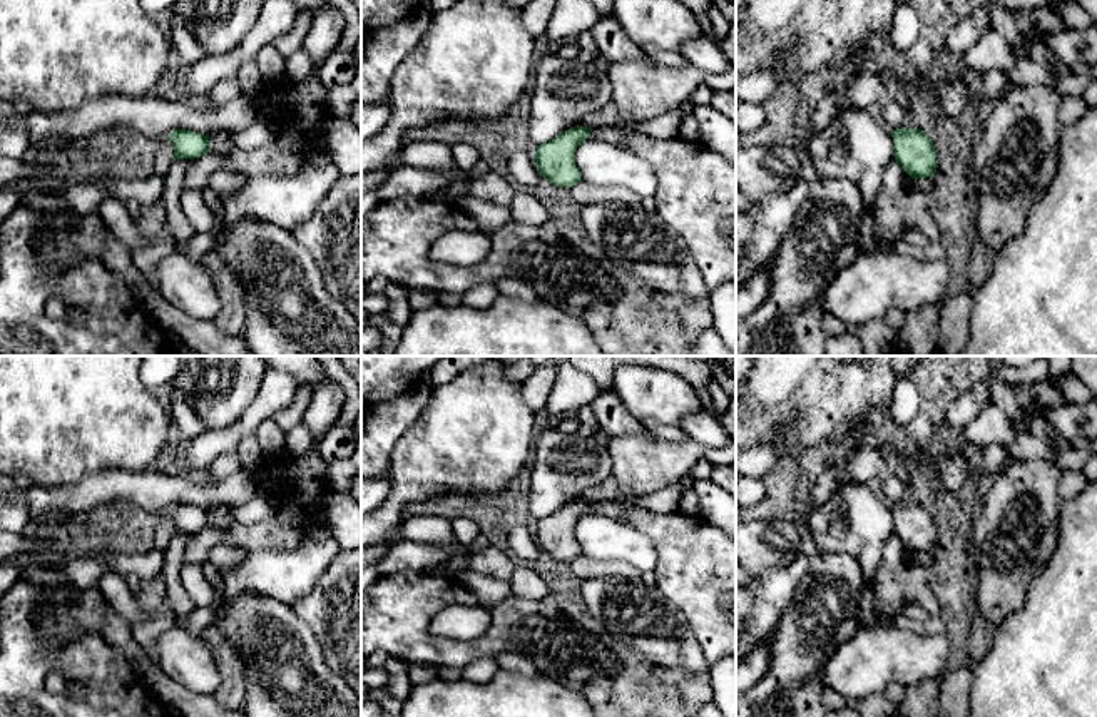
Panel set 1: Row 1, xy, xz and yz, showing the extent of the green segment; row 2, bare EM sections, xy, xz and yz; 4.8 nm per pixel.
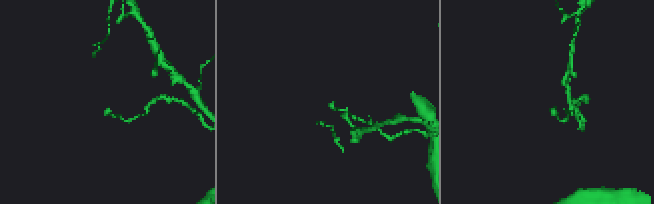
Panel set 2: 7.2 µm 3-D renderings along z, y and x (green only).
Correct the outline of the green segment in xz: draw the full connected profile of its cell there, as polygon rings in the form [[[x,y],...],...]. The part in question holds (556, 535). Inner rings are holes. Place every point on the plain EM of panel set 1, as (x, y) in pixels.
[[[572,501],[547,518],[537,520],[533,536],[540,550],[565,563],[580,557],[582,548],[575,538],[575,525],[590,511],[590,506],[590,501]]]

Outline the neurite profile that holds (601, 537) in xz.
[[[589,511],[575,525],[582,555],[595,560],[620,560],[640,572],[654,572],[657,552],[651,538],[630,523]]]

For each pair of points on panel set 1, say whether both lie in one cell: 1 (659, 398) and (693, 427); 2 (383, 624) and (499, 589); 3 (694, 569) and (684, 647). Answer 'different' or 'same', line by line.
1: different
2: different
3: different

